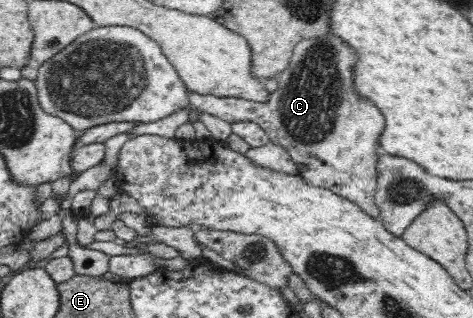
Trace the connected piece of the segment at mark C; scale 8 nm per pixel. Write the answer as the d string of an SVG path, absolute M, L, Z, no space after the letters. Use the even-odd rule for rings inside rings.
M329 35L321 39L301 40L294 48L287 67L277 76L278 87L269 95L265 102L255 102L237 97L219 97L215 95L202 95L189 90L191 106L203 113L212 114L227 122L249 120L259 124L265 130L268 138L283 145L291 158L297 163L298 174L310 185L329 189L331 192L353 201L365 214L379 219L380 210L374 198L377 188L376 162L378 154L375 153L378 140L383 132L384 118L377 108L367 104L367 100L359 100L353 92L351 84L351 66L355 64L351 58L351 52L339 44L339 40L333 40L335 36ZM323 42L335 42L331 44L327 54L327 48Z

